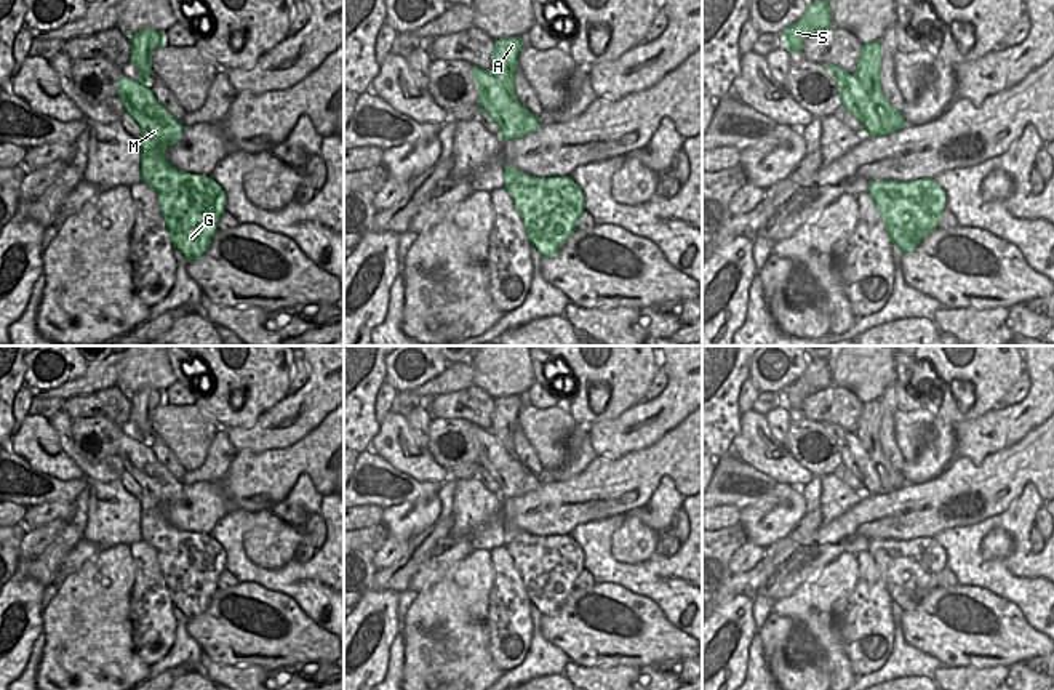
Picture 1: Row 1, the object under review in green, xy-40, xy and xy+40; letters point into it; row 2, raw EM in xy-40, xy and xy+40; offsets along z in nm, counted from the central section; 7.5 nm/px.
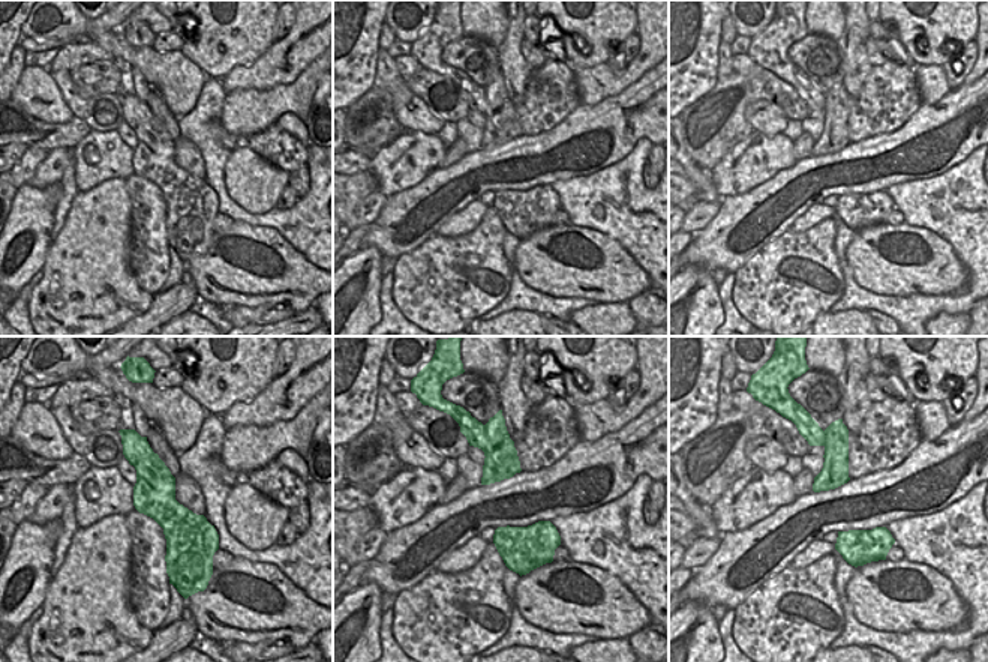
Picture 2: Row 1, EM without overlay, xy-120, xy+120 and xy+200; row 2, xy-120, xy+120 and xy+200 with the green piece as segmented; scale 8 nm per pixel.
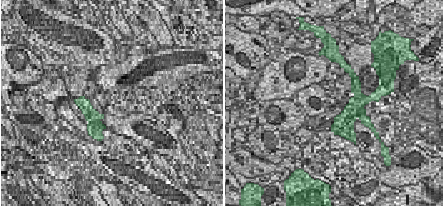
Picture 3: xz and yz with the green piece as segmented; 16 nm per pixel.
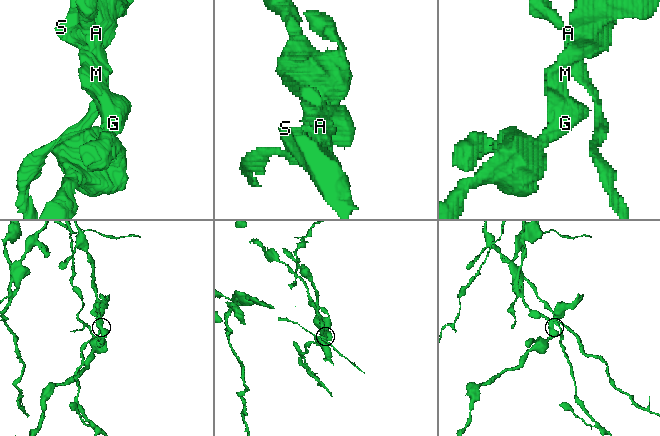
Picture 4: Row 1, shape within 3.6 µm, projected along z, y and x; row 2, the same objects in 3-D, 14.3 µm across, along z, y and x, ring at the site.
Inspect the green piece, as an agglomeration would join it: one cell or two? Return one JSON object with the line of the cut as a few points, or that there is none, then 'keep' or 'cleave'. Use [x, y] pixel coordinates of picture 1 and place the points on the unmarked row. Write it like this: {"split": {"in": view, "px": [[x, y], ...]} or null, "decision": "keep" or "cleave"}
{"split": {"in": "xy+40", "px": [[854, 433], [880, 471]]}, "decision": "cleave"}

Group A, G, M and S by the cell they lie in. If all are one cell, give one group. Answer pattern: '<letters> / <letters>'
A / G M S

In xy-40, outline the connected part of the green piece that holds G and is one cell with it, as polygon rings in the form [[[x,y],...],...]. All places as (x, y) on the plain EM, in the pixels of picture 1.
[[[122,434],[118,456],[141,485],[141,538],[158,554],[173,605],[194,620],[219,589],[224,549],[211,535],[178,530],[168,522],[165,509],[181,498],[184,483],[158,463],[146,440]]]

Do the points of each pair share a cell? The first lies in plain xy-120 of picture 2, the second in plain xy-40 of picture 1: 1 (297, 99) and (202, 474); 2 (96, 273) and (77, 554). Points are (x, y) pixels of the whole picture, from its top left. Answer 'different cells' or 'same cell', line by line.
1: different cells
2: different cells

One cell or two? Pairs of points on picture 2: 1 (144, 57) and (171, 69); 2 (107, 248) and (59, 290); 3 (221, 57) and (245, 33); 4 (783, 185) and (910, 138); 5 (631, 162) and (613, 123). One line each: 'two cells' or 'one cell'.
1: one cell
2: one cell
3: one cell
4: one cell
5: two cells

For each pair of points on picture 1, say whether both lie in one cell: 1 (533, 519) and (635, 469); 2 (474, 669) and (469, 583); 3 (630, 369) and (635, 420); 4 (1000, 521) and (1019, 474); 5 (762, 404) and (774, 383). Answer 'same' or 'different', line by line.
1: same
2: same
3: different
4: different
5: different

